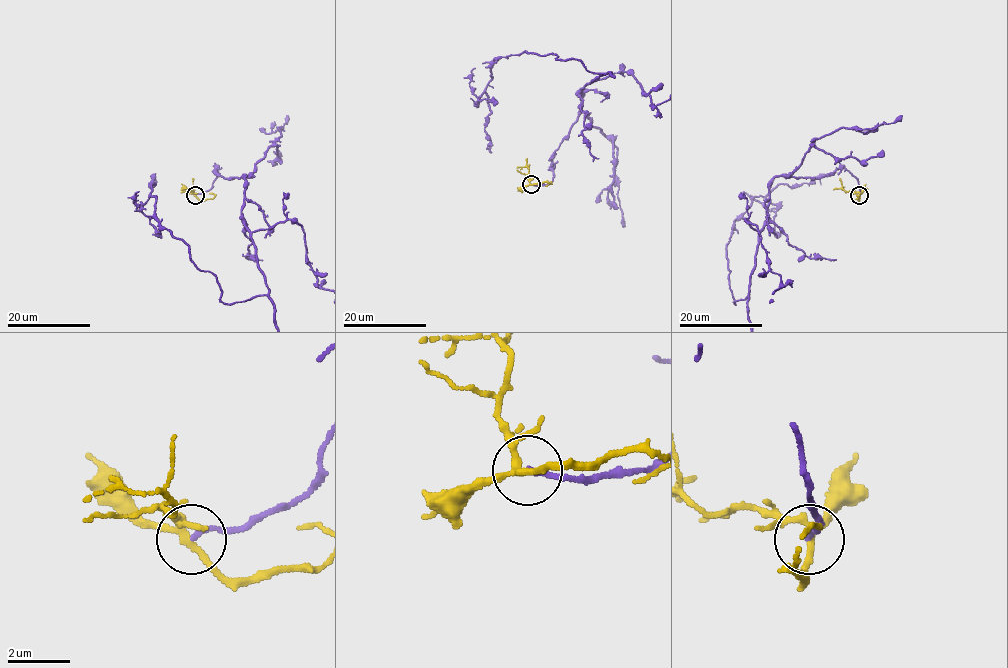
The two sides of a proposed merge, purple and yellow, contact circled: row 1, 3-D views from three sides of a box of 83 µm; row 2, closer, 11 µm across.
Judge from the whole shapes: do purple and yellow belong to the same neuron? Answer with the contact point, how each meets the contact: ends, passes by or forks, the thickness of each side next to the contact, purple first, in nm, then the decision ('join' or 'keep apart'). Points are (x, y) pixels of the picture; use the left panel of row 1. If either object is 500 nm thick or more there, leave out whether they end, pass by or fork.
at (195, 195); purple ends there; yellow forks there; 170 nm thick on the purple side, 200 nm on the other; keep apart

